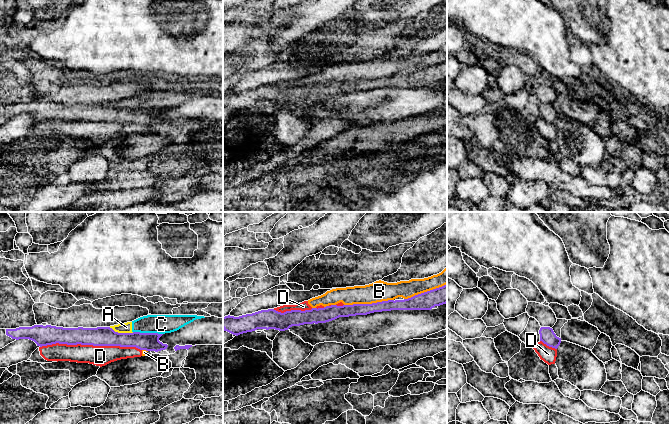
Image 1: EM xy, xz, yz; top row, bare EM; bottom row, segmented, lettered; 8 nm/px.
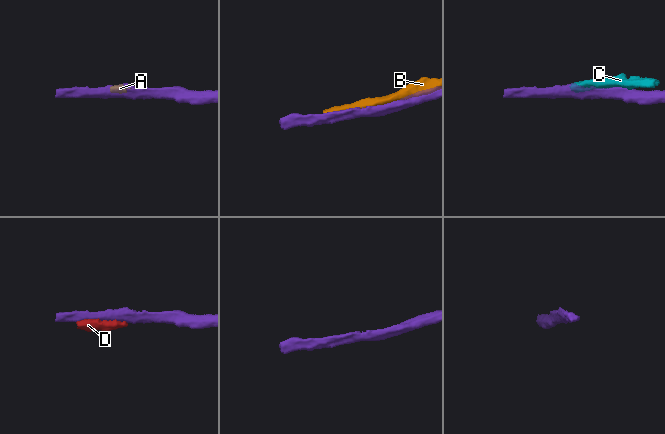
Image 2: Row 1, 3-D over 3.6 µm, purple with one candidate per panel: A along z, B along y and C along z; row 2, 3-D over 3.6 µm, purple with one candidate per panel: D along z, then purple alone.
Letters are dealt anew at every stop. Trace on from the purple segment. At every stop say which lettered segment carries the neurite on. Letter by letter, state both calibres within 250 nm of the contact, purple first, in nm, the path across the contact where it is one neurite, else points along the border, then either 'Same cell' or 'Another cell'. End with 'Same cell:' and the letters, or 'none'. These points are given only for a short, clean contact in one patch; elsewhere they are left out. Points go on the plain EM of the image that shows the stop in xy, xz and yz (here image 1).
A: Thickness 160 nm (purple) against 80 nm. Boundary: xy (109, 103), (118, 108), (133, 108). Another cell
B: Thickness 100 nm (purple) against 170 nm. Another cell
C: Thickness 140 nm (purple) against 160 nm. Another cell
D: Thickness 160 nm (purple) against 160 nm. Another cell
Same cell: none

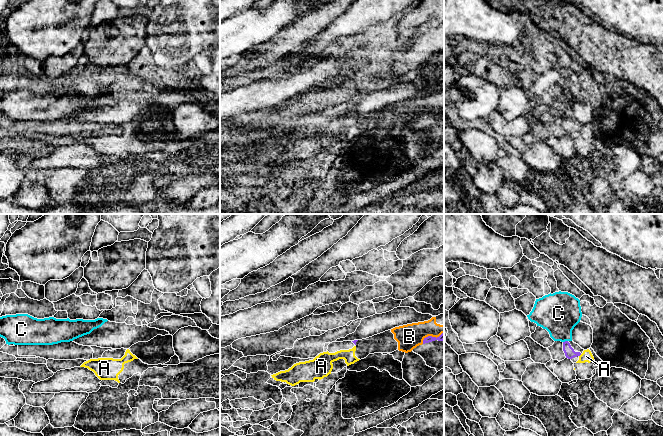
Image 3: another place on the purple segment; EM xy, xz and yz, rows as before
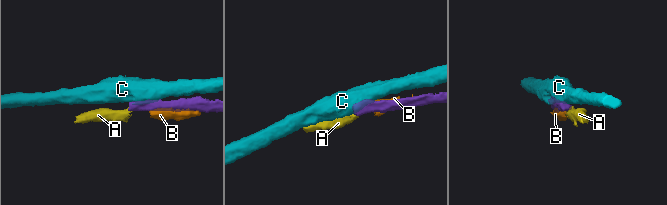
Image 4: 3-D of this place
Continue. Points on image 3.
A: Another cell
B: Thickness 60 nm (purple) against 200 nm. Another cell
C: Thickness 80 nm (purple) against 320 nm. Boundary: yz (567, 116), (563, 118). Another cell
Same cell: none

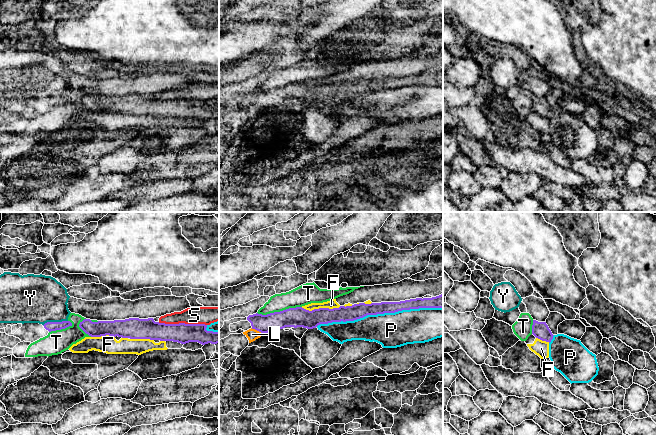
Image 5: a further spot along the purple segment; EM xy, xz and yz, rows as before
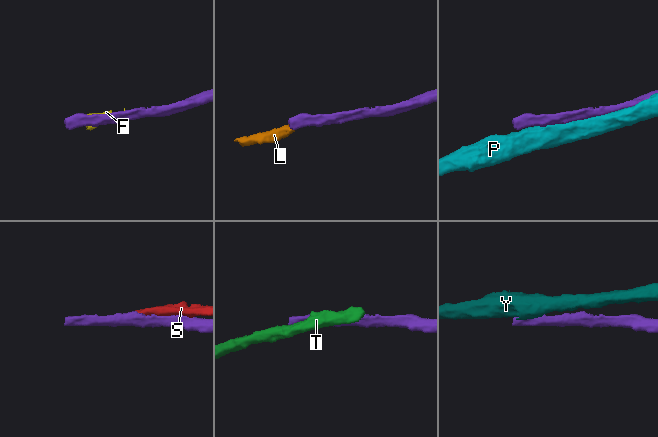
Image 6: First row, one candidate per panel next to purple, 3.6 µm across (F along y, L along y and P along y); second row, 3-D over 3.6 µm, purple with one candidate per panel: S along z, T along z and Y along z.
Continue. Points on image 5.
F: Thickness 160 nm (purple) against 70 nm. Another cell
L: Thickness 140 nm (purple) against 90 nm. Boundary: xz (251, 104), (261, 108). Another cell
P: Thickness 130 nm (purple) against 280 nm. Another cell
S: Thickness 160 nm (purple) against 140 nm. Another cell
T: Thickness 160 nm (purple) against 160 nm. Another cell
Y: Thickness 80 nm (purple) against 380 nm. Boundary: xy (67, 96), (47, 97), (43, 101). Another cell
Same cell: none

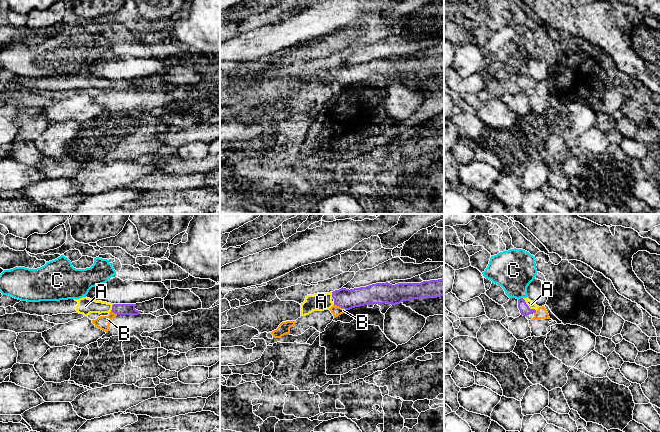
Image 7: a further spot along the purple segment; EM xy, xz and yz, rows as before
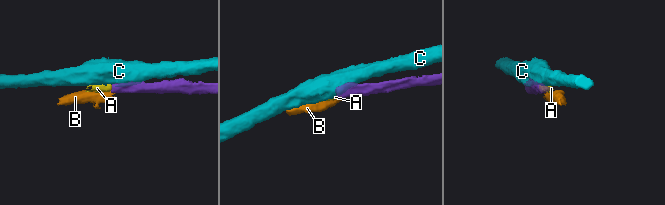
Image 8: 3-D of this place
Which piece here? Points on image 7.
A: Thickness 80 nm (purple) against 60 nm. Path across: yz (524, 85), (528, 82), (531, 80). Same cell
B: Thickness 160 nm (purple) against 80 nm. Boundary: xz (334, 80), (345, 86). Another cell
C: Thickness 80 nm (purple) against 320 nm. Boundary: yz (522, 73), (518, 75). Another cell
Same cell: A

